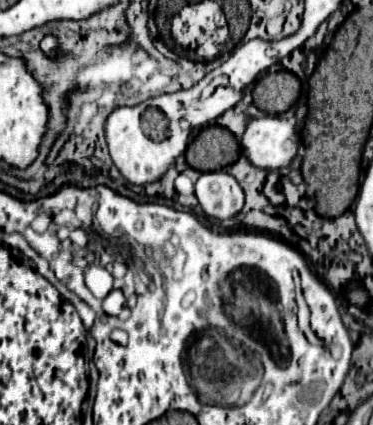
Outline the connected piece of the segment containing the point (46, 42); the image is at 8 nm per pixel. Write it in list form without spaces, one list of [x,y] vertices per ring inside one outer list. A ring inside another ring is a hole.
[[[45,35],[43,41],[41,41],[41,51],[47,53],[49,57],[55,57],[61,49],[59,49],[59,41],[55,35]]]

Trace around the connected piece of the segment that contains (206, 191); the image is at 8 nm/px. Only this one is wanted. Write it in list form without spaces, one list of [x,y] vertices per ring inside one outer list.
[[[225,169],[201,173],[195,183],[195,195],[205,211],[213,219],[235,217],[243,209],[243,189],[233,175]]]

